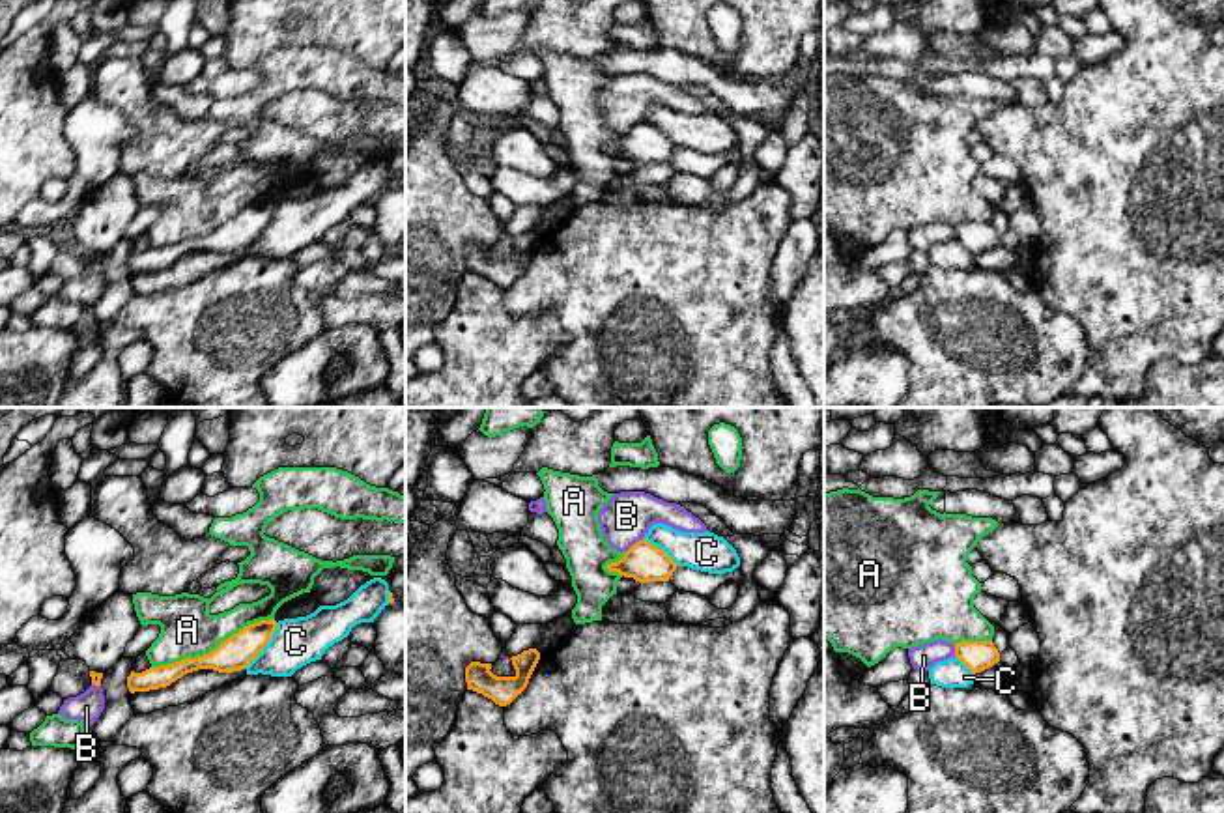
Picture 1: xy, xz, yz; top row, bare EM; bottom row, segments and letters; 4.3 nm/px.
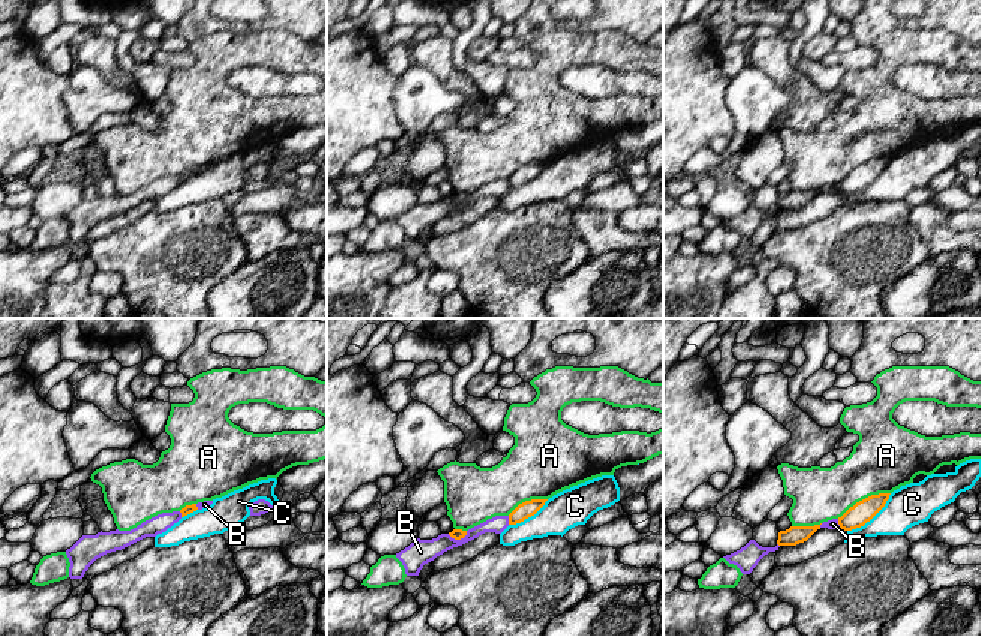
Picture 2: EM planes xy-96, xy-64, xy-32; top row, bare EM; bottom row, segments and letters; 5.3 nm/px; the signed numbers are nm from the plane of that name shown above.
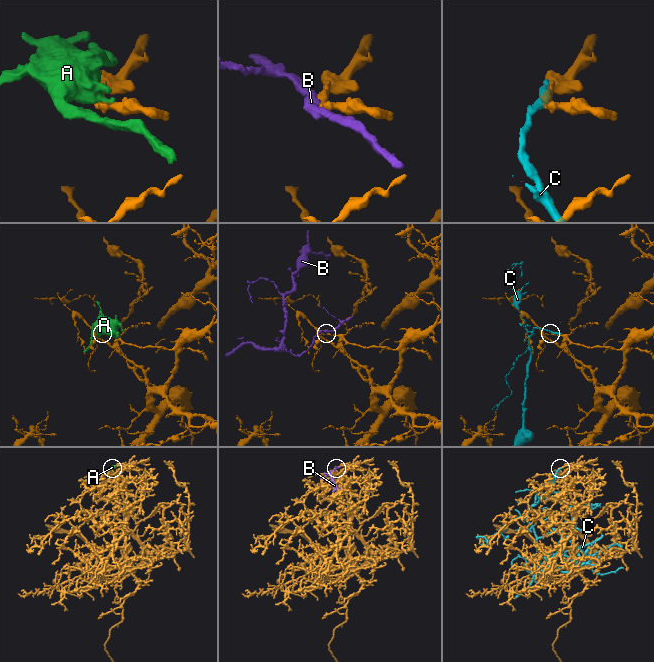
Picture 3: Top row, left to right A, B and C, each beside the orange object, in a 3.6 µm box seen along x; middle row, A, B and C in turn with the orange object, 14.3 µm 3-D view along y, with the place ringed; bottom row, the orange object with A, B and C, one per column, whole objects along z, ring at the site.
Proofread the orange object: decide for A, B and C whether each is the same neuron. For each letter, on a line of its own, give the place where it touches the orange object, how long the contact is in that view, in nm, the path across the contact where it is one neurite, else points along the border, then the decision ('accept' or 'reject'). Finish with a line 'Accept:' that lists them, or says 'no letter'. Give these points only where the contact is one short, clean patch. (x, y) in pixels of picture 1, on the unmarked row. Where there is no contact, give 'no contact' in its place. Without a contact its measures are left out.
A: xy (212, 232) | 550 nm | reject
B: xz (634, 126) | 90 nm | reject
C: xy (266, 225) | 240 nm | reject
Accept: no letter

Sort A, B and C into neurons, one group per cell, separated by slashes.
A / B / C

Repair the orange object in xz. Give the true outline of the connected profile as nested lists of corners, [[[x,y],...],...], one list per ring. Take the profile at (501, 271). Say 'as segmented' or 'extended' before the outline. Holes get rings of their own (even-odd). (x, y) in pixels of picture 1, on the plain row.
as segmented; [[[529,230],[510,241],[516,250],[514,258],[497,258],[490,252],[491,245],[471,243],[465,249],[467,271],[482,275],[499,288],[510,286],[527,269],[540,241],[540,234],[536,230]]]

